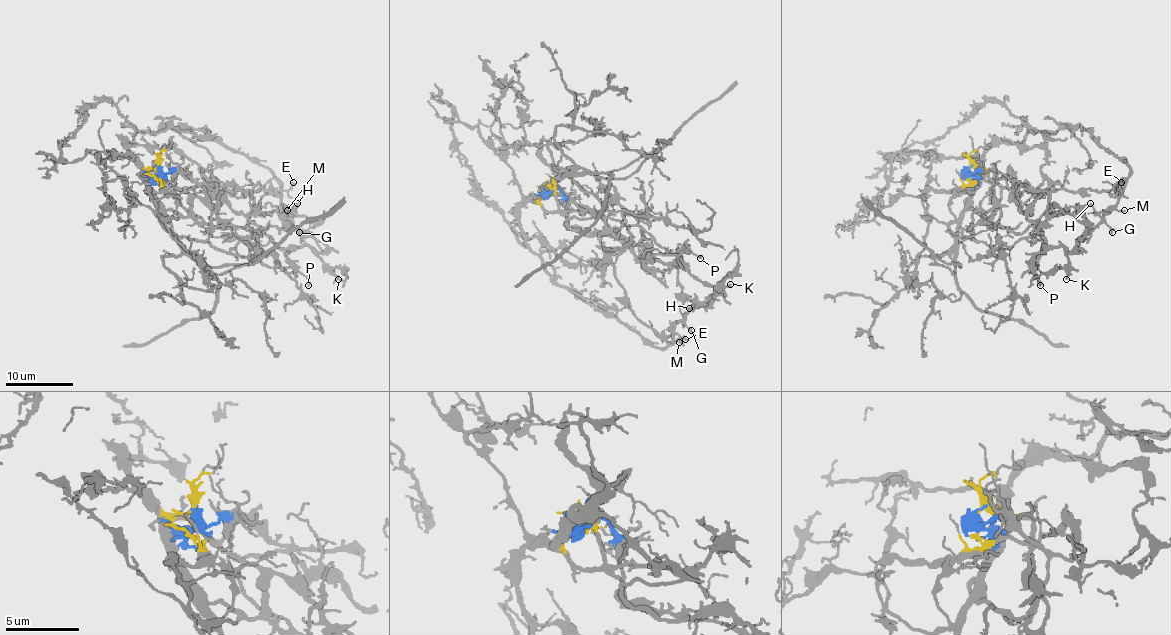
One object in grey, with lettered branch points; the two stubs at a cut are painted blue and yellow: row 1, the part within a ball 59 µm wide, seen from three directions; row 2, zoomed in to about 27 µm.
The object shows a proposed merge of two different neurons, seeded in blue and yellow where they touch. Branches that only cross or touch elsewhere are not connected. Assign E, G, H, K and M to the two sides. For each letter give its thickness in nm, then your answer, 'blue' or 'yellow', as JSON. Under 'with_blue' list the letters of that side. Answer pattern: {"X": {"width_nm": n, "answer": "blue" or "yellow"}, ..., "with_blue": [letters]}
{"E": {"width_nm": 190, "answer": "yellow"}, "G": {"width_nm": 170, "answer": "yellow"}, "H": {"width_nm": 130, "answer": "yellow"}, "K": {"width_nm": 200, "answer": "blue"}, "M": {"width_nm": 200, "answer": "yellow"}, "with_blue": ["K"]}

